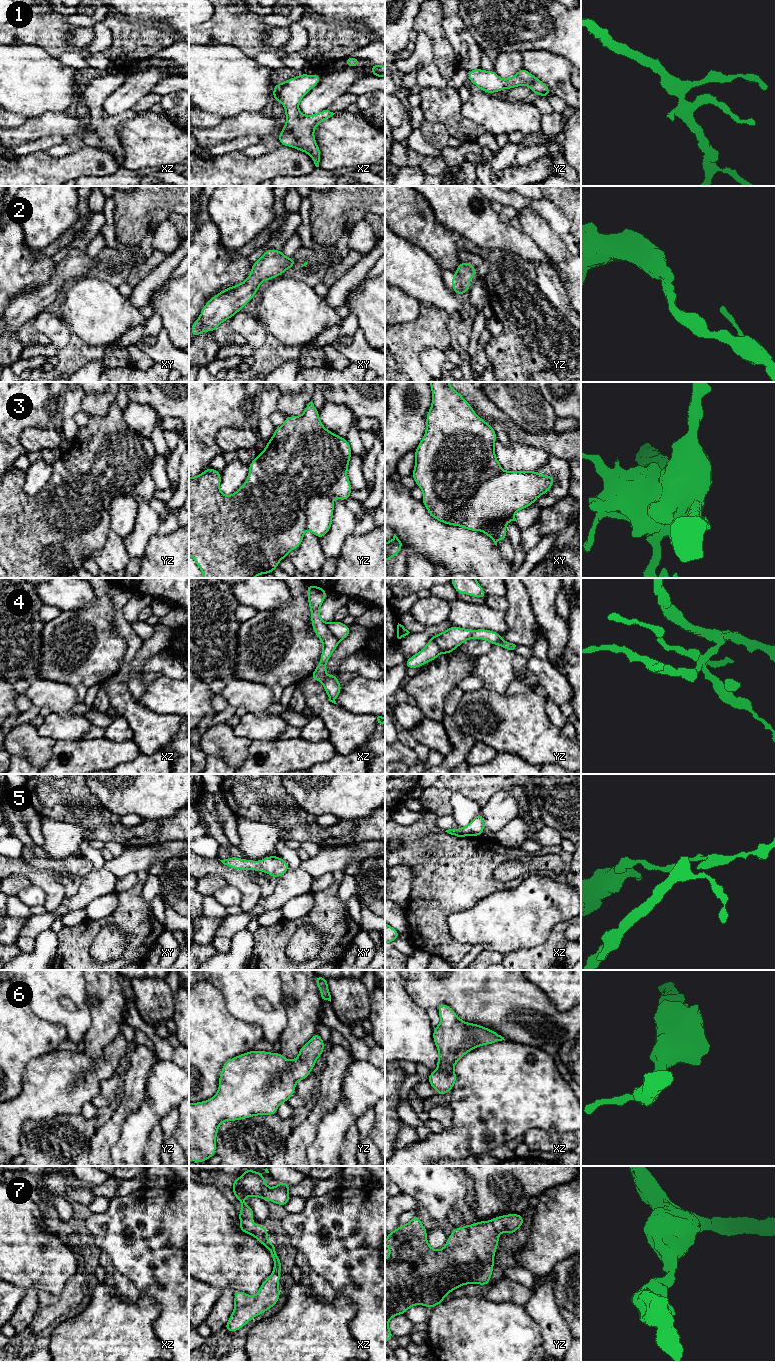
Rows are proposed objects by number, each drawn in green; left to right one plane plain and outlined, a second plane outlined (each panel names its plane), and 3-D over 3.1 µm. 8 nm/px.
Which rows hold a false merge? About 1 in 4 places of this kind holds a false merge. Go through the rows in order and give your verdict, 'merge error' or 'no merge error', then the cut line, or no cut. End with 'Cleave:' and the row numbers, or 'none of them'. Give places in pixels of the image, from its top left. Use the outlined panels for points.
1: no merge error; cut none
2: no merge error; cut none
3: merge error; cut xy (503, 471), (490, 477), (467, 503), (454, 514), (450, 524)
4: merge error; cut xz (325, 623), (327, 628), (339, 640)
5: no merge error; cut none
6: no merge error; cut none
7: no merge error; cut none
Cleave: 3, 4

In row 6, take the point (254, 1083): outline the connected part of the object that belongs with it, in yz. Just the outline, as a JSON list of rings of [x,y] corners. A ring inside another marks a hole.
[[[315,1032],[299,1049],[297,1058],[289,1061],[281,1053],[255,1051],[228,1059],[219,1076],[217,1093],[209,1100],[189,1102],[189,1160],[204,1162],[216,1154],[216,1137],[219,1125],[224,1121],[237,1121],[258,1115],[276,1115],[278,1106],[288,1102],[295,1093],[296,1083],[308,1078],[325,1042]]]

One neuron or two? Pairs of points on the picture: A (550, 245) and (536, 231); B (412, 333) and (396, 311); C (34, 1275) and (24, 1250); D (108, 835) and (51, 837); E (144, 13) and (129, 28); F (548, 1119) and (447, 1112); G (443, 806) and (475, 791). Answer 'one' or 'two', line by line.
A: one
B: two
C: one
D: two
E: two
F: two
G: one

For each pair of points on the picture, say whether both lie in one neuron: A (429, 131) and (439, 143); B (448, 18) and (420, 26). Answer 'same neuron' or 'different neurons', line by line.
A: same neuron
B: different neurons

